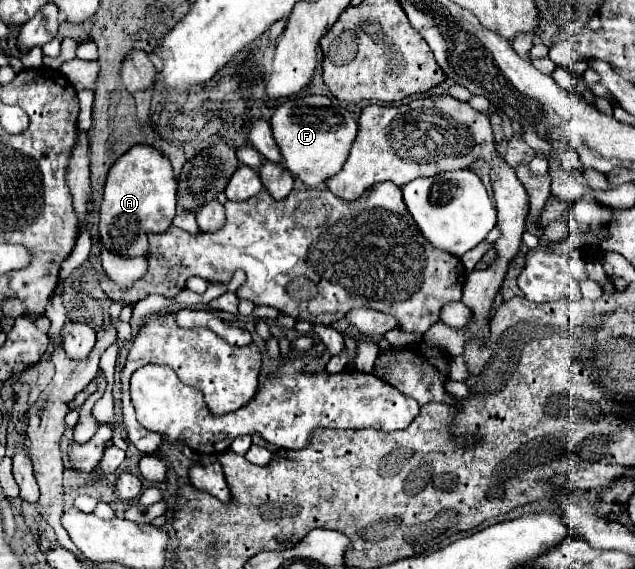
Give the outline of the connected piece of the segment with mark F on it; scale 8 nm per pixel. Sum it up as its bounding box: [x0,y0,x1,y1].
[271,94,357,188]

